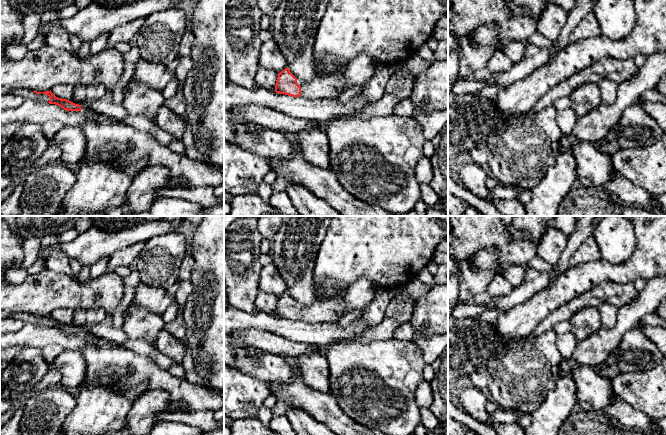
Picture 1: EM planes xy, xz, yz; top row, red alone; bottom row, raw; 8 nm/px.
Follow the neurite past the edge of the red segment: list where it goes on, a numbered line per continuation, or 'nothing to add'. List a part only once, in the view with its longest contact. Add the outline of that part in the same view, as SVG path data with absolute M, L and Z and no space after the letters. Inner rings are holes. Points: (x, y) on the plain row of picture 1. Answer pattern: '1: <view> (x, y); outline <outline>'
1: xz (329, 306); outline M332 282L325 284L323 292L318 294L314 288L315 300L309 306L297 302L301 311L301 322L320 324L323 322L334 323L348 312L345 311L345 297L347 291L334 292Z

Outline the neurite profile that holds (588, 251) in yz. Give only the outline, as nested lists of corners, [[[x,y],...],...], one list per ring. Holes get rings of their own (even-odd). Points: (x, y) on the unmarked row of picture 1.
[[[593,236],[586,238],[569,260],[569,267],[597,261],[601,258],[599,248]]]

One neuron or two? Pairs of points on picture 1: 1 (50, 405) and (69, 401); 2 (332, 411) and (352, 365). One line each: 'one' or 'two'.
1: one
2: two

